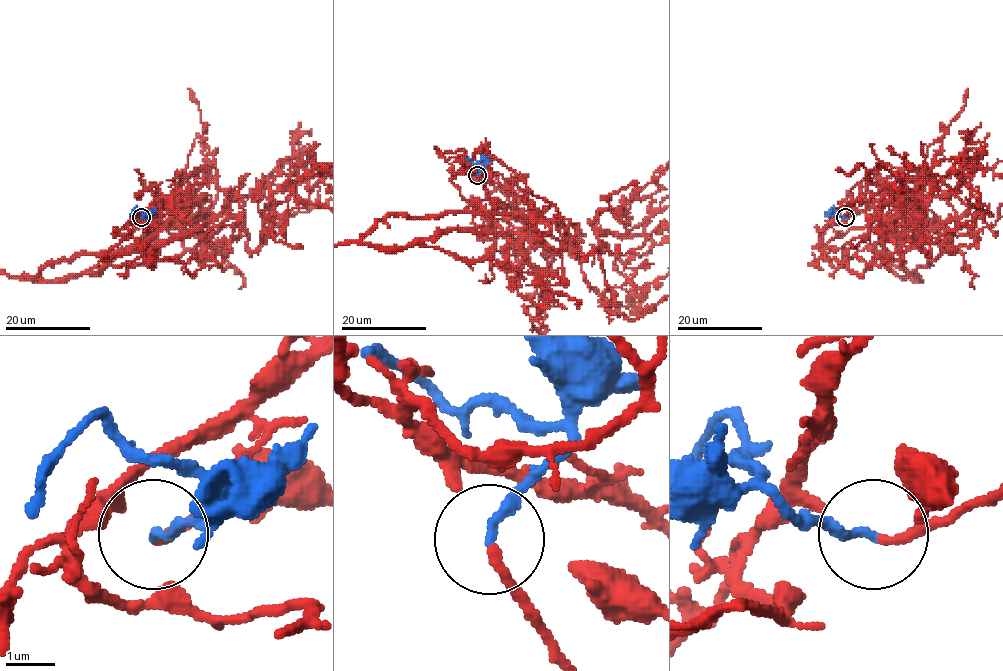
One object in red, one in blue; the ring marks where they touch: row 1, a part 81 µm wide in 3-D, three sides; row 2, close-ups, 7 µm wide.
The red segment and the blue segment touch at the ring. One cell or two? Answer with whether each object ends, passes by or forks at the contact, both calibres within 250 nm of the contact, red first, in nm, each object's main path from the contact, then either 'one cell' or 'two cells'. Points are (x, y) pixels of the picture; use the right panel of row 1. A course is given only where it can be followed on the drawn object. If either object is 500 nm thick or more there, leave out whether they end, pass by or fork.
red passes by; blue ends there; 130 nm thick on the red side, 190 nm on the other; blue runs (844, 218), (836, 214), (832, 207), (829, 216); one cell

